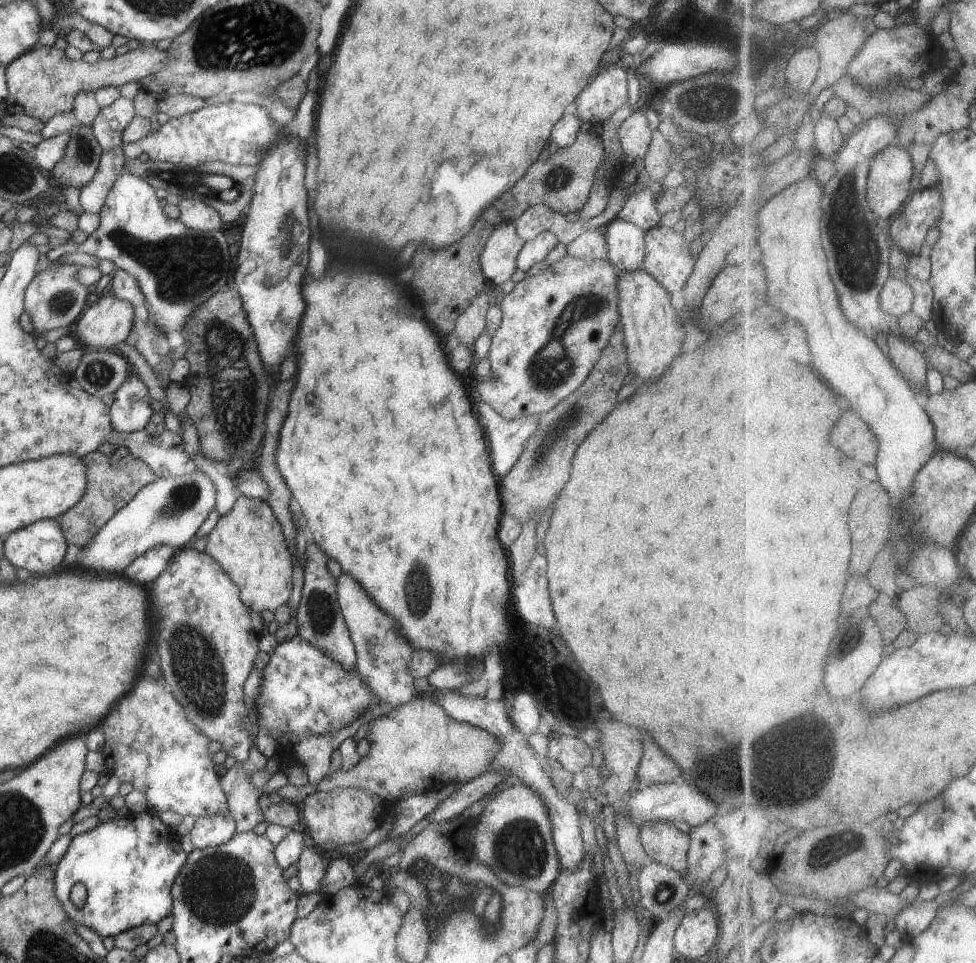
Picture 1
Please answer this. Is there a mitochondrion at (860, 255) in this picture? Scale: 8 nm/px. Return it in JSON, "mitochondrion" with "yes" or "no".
{"mitochondrion":"yes"}

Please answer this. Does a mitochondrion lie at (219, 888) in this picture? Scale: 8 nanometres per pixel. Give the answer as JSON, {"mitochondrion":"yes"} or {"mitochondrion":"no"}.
{"mitochondrion":"yes"}

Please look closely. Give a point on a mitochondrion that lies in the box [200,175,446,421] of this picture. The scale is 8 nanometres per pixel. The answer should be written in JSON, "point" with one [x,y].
{"point":[432,302]}

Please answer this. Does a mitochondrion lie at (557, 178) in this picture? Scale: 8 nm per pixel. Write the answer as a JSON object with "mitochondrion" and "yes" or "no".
{"mitochondrion":"yes"}

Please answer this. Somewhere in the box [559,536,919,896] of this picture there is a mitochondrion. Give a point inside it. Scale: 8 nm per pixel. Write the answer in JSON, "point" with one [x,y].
{"point":[797,761]}

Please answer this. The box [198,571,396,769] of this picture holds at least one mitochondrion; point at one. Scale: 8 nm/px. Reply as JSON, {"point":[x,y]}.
{"point":[321,610]}

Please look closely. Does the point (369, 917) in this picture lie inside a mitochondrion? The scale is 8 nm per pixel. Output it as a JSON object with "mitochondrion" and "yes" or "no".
{"mitochondrion":"no"}

